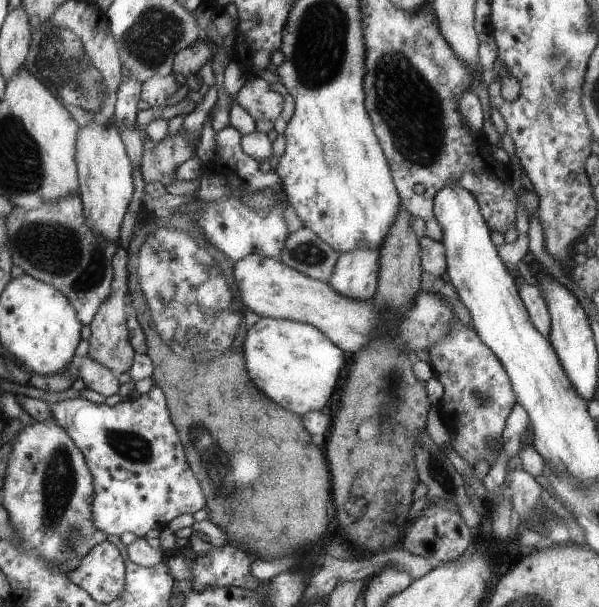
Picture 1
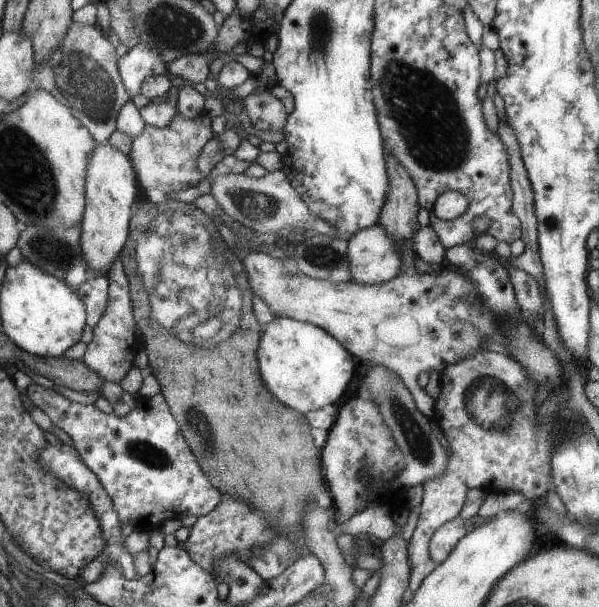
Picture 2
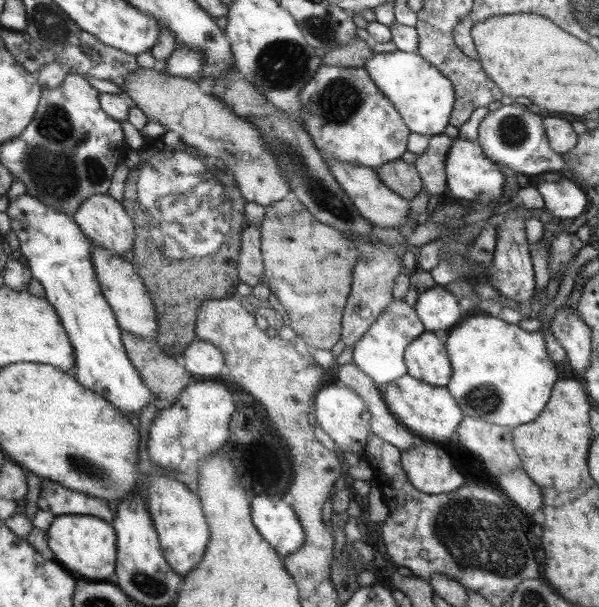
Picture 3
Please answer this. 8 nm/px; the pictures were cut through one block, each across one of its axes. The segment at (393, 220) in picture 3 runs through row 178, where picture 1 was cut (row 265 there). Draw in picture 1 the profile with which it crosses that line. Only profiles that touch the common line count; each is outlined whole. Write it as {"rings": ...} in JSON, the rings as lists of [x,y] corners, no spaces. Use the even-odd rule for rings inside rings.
{"rings":[[[369,247],[341,253],[327,284],[347,298],[371,299],[377,286],[378,258],[378,250]]]}

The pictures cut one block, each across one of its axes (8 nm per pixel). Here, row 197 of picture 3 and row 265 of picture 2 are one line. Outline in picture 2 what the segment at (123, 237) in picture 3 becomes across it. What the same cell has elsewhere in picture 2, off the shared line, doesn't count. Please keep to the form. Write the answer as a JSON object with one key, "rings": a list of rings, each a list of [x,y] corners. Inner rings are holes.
{"rings":[[[96,144],[85,168],[85,206],[81,218],[79,250],[81,258],[93,272],[109,272],[117,260],[129,232],[130,206],[137,196],[137,179],[130,158],[109,146]]]}

